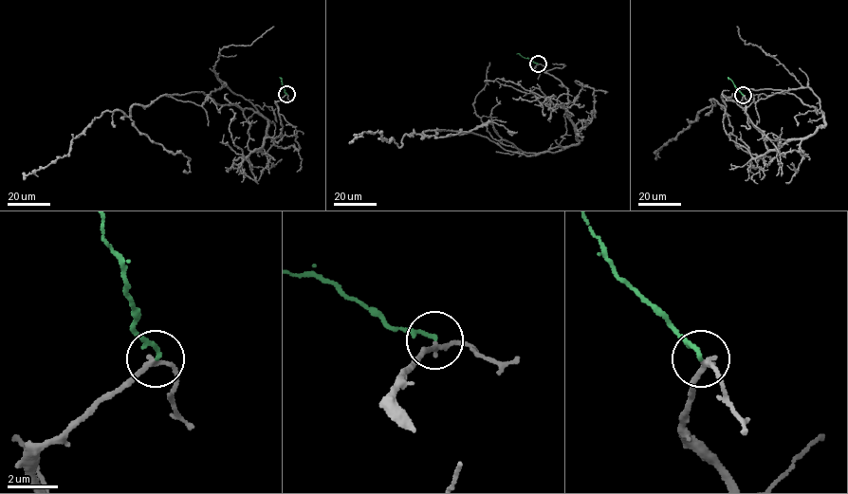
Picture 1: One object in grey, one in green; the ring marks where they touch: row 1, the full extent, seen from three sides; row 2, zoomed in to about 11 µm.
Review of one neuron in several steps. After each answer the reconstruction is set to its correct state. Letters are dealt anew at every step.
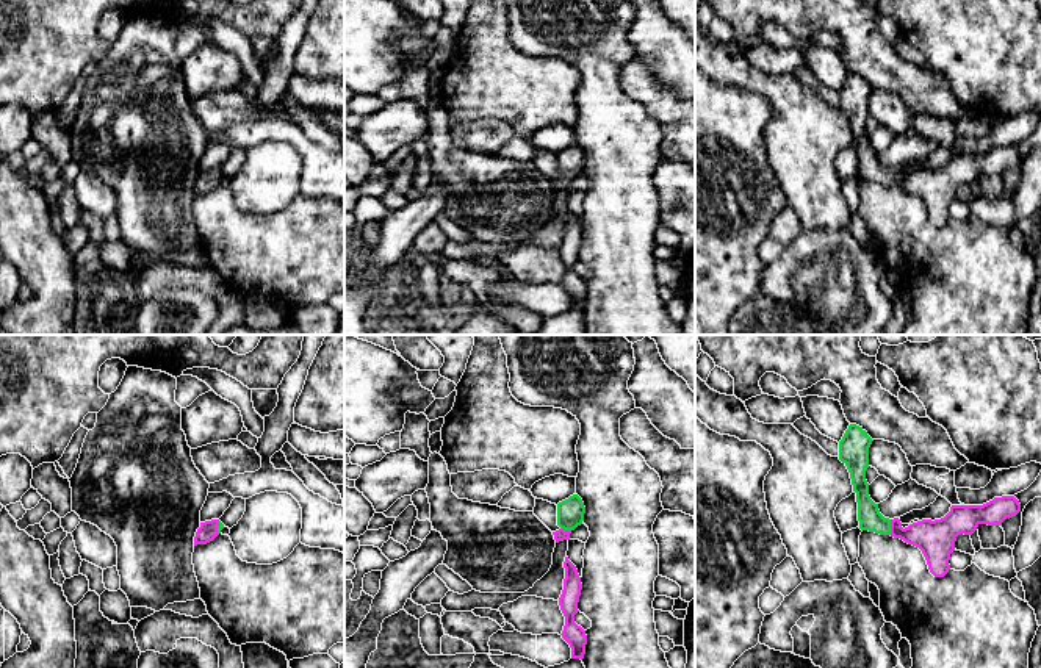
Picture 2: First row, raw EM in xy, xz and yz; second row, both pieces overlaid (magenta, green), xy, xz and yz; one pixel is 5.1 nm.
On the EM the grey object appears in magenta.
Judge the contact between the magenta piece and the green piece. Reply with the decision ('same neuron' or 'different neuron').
same neuron

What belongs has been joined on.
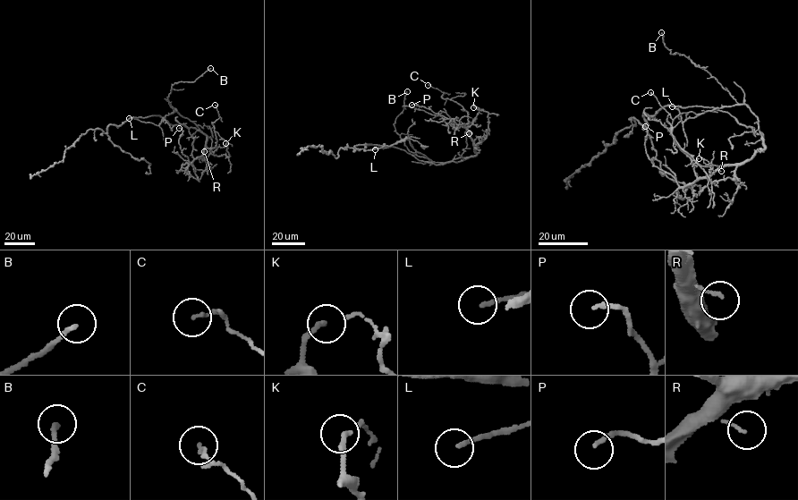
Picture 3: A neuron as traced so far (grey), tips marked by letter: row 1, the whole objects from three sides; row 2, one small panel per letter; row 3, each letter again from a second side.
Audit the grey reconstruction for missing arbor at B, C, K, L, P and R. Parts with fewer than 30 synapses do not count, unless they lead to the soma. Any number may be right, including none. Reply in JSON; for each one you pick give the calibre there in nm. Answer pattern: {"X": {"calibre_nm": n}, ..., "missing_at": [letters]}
{"L": {"calibre_nm": 150}, "missing_at": ["L"]}

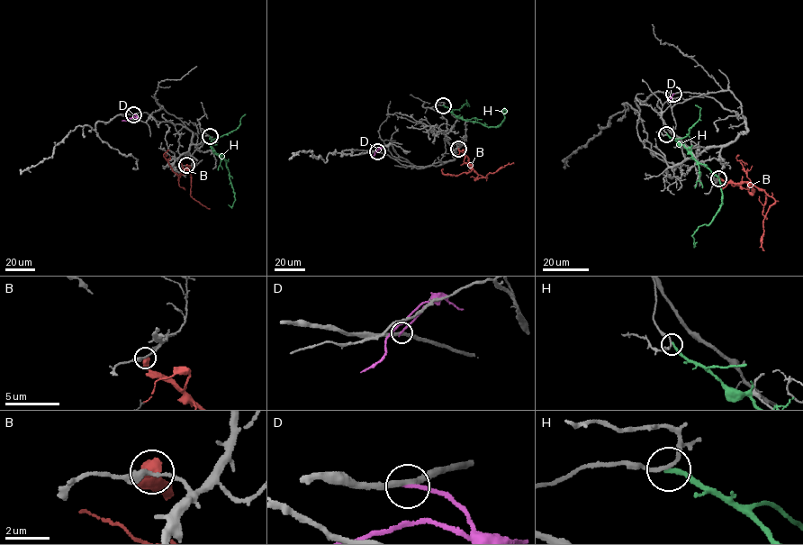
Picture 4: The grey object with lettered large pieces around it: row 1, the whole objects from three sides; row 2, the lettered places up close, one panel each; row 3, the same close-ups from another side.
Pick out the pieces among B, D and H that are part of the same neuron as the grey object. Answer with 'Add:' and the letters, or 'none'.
Add: none

